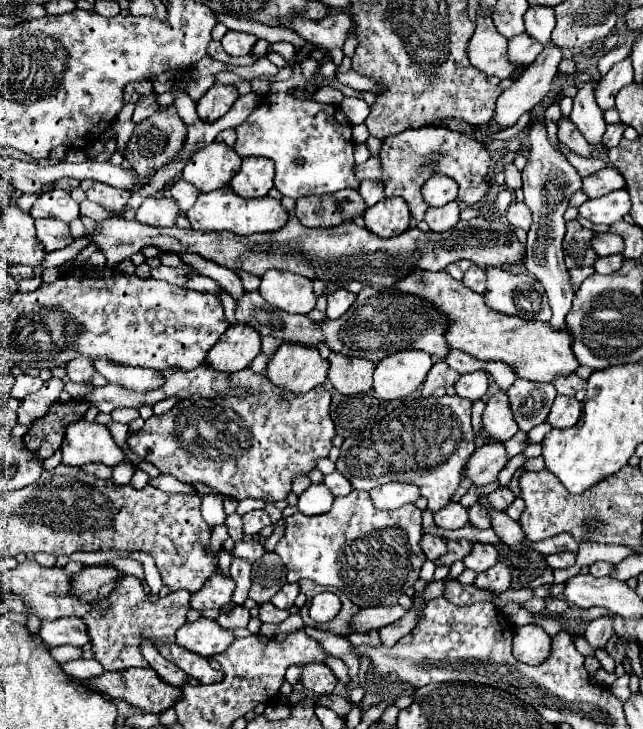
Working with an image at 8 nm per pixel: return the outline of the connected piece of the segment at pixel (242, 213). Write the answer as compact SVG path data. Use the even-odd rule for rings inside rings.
M229 185L201 193L197 197L197 203L185 213L191 227L197 231L231 231L235 235L253 235L253 233L265 233L265 231L277 231L281 229L289 215L285 207L271 197L259 197L259 199L243 199L233 193Z

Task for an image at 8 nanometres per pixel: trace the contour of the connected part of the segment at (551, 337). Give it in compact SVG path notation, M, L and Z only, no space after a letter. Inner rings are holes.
M415 271L399 281L397 289L415 293L435 303L441 313L447 313L447 317L451 317L451 325L447 329L447 343L451 345L451 349L459 349L483 361L503 361L511 365L519 377L543 383L551 383L557 375L571 375L579 367L579 361L575 359L571 349L573 335L567 327L553 329L549 321L527 321L493 311L483 303L483 295L473 293L445 271Z

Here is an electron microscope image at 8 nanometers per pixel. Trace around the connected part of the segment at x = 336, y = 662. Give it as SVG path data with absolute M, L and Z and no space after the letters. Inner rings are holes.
M329 655L329 657L325 661L325 664L333 669L335 677L337 677L337 679L339 679L339 681L341 681L341 683L343 683L345 687L349 687L349 685L351 685L349 669L347 669L347 665L345 665L345 663L341 659Z

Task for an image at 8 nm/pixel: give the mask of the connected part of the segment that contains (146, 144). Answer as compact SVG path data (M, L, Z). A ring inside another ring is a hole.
M165 107L165 109L157 109L151 117L147 117L145 121L137 123L133 129L133 135L127 143L125 149L125 159L129 161L129 157L133 157L133 169L137 171L139 177L159 171L163 165L167 165L183 147L187 137L187 127L183 125L181 117L175 113L175 107Z

